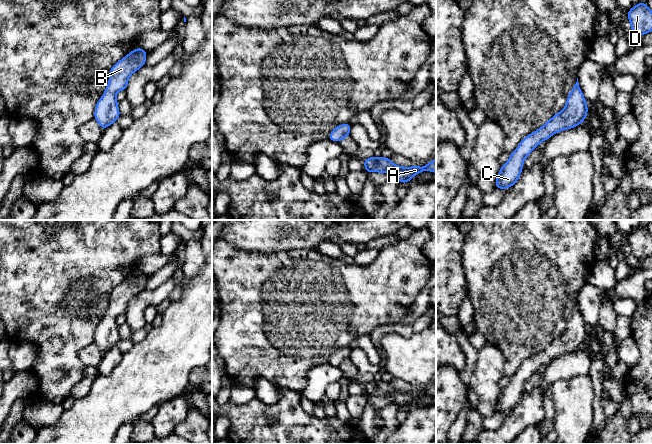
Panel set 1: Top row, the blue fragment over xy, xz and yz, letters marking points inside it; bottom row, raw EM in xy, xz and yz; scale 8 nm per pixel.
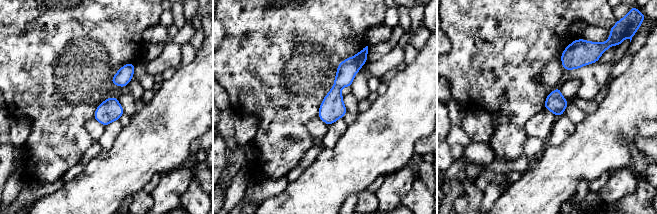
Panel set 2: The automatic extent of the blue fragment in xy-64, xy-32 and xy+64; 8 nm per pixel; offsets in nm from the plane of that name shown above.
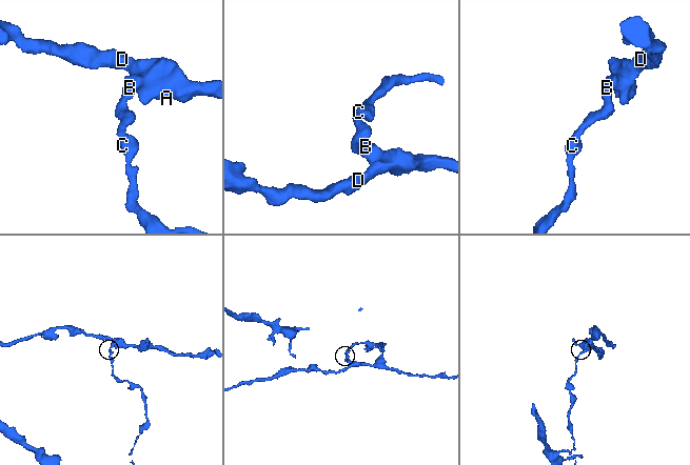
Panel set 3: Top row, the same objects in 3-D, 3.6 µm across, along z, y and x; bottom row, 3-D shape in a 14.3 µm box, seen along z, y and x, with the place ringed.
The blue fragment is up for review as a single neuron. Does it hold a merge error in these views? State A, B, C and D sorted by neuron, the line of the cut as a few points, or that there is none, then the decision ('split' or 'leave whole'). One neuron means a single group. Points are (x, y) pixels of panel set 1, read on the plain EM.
groups A B C D; cut none; leave whole

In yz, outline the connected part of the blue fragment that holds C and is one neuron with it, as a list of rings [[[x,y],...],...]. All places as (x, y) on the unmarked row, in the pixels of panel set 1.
[[[577,302],[577,306],[569,317],[563,334],[552,340],[542,351],[527,359],[519,367],[517,373],[510,378],[508,386],[501,390],[495,405],[495,412],[507,413],[512,411],[521,399],[524,392],[524,383],[542,365],[549,363],[555,357],[574,352],[583,347],[588,339],[586,326]]]

